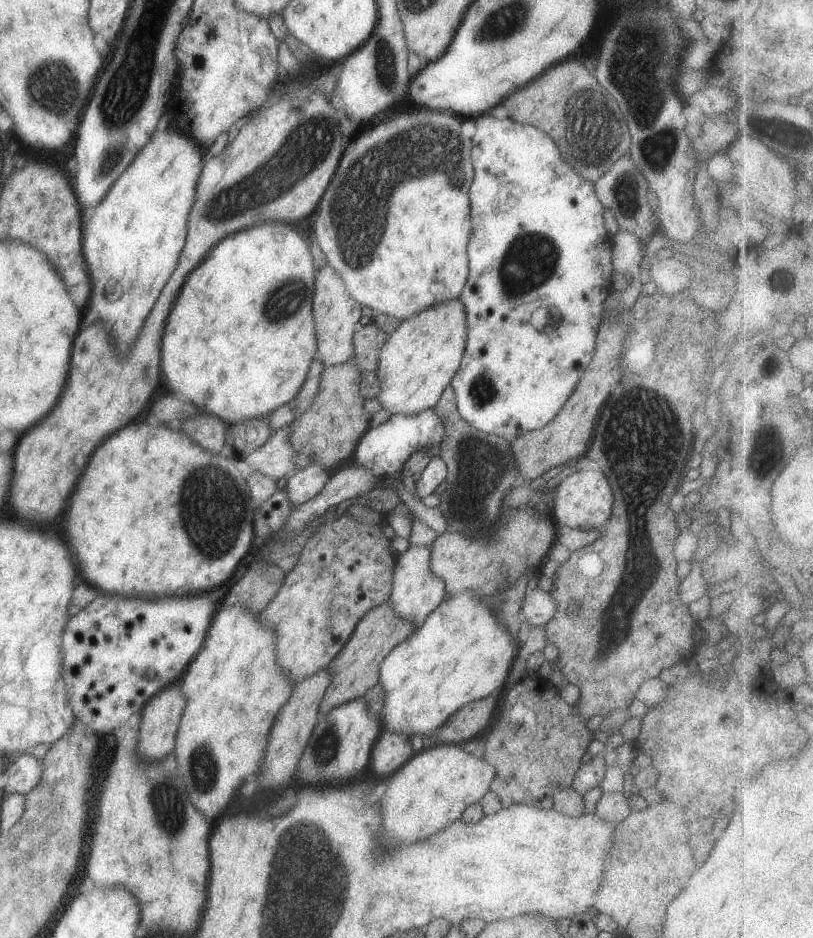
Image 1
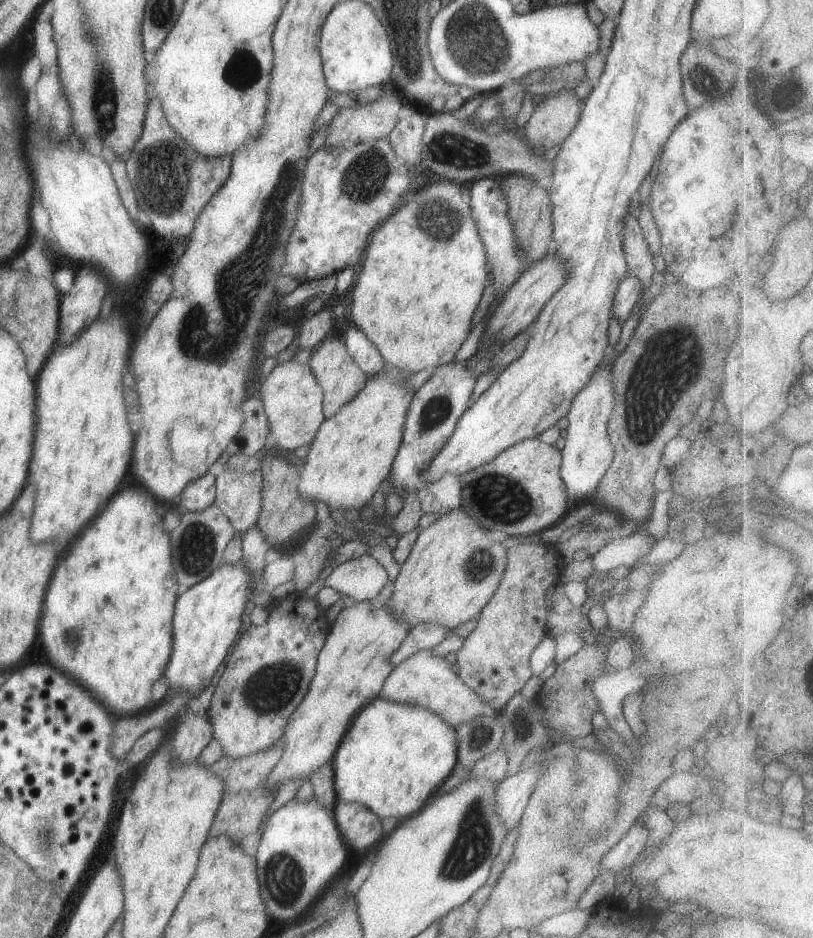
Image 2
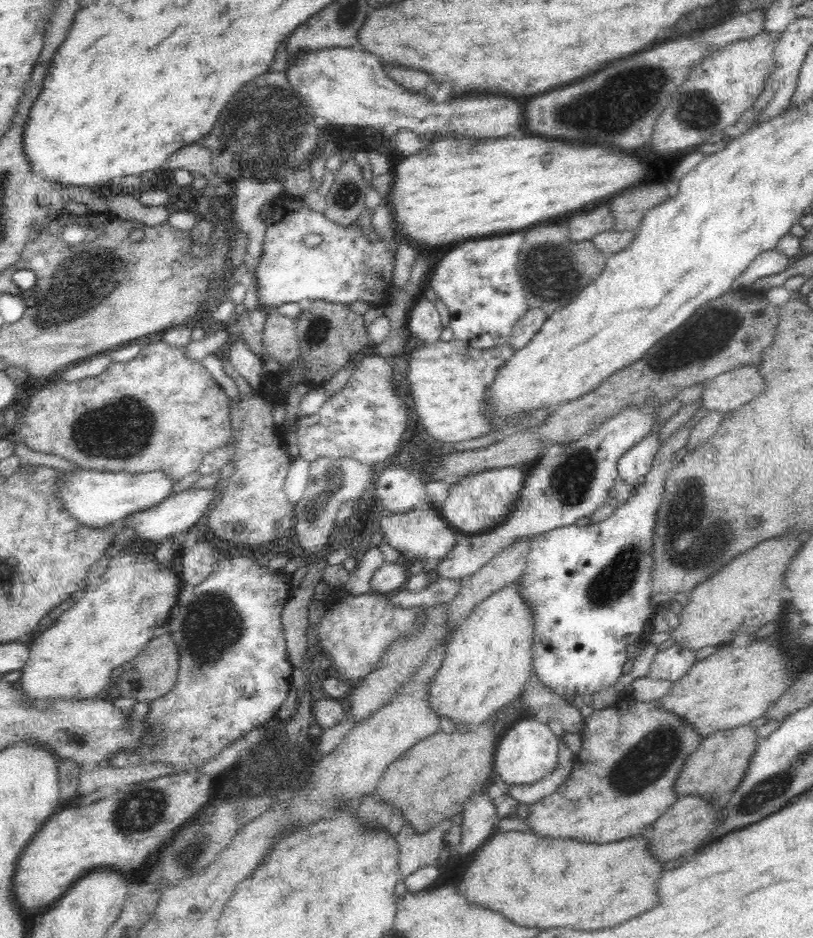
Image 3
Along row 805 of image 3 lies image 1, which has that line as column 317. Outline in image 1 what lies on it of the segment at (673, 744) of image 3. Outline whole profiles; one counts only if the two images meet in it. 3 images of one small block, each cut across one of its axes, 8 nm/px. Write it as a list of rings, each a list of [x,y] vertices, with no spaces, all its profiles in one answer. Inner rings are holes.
[[[338,511],[324,526],[316,529],[314,534],[307,540],[304,548],[301,551],[301,555],[297,561],[297,564],[285,575],[284,584],[278,590],[278,594],[272,599],[272,602],[261,610],[258,614],[262,626],[274,630],[276,634],[276,660],[280,664],[280,668],[284,670],[284,674],[288,674],[290,680],[294,680],[295,683],[298,681],[324,670],[334,660],[334,657],[343,649],[343,646],[348,642],[351,634],[354,632],[354,628],[358,621],[368,612],[372,610],[374,606],[380,606],[384,604],[386,600],[389,600],[390,594],[393,589],[393,574],[394,567],[396,564],[396,553],[392,550],[392,540],[388,539],[383,532],[384,524],[368,524],[366,522],[360,522],[353,518],[350,514],[345,514],[343,511]]]

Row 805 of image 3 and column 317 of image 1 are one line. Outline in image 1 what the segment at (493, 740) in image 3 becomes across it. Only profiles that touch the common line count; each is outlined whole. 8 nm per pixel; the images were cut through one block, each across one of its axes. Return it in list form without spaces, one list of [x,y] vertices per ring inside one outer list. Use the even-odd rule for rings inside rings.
[[[352,360],[325,367],[320,392],[316,394],[312,406],[289,424],[290,444],[296,450],[294,471],[312,464],[334,470],[352,456],[361,436],[369,429],[371,420],[370,413],[364,408],[365,399],[360,394],[363,379],[362,372],[354,366]]]

